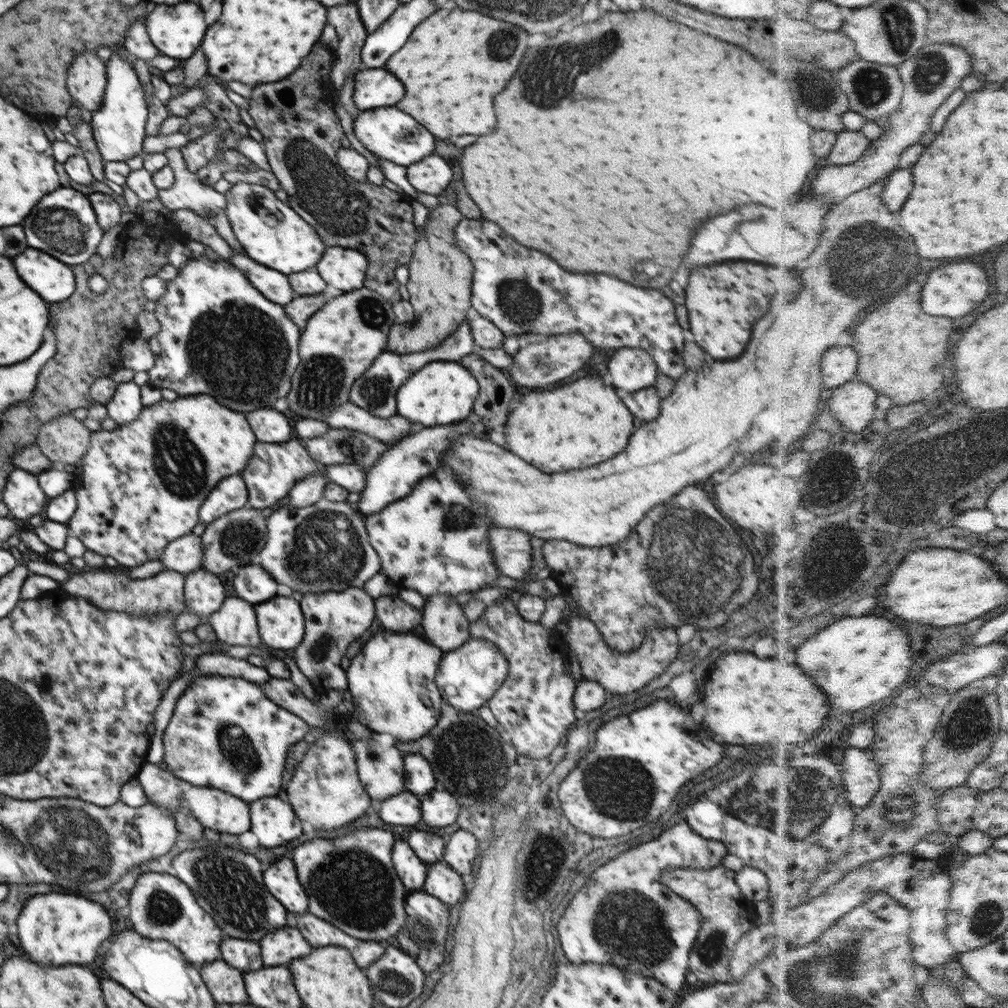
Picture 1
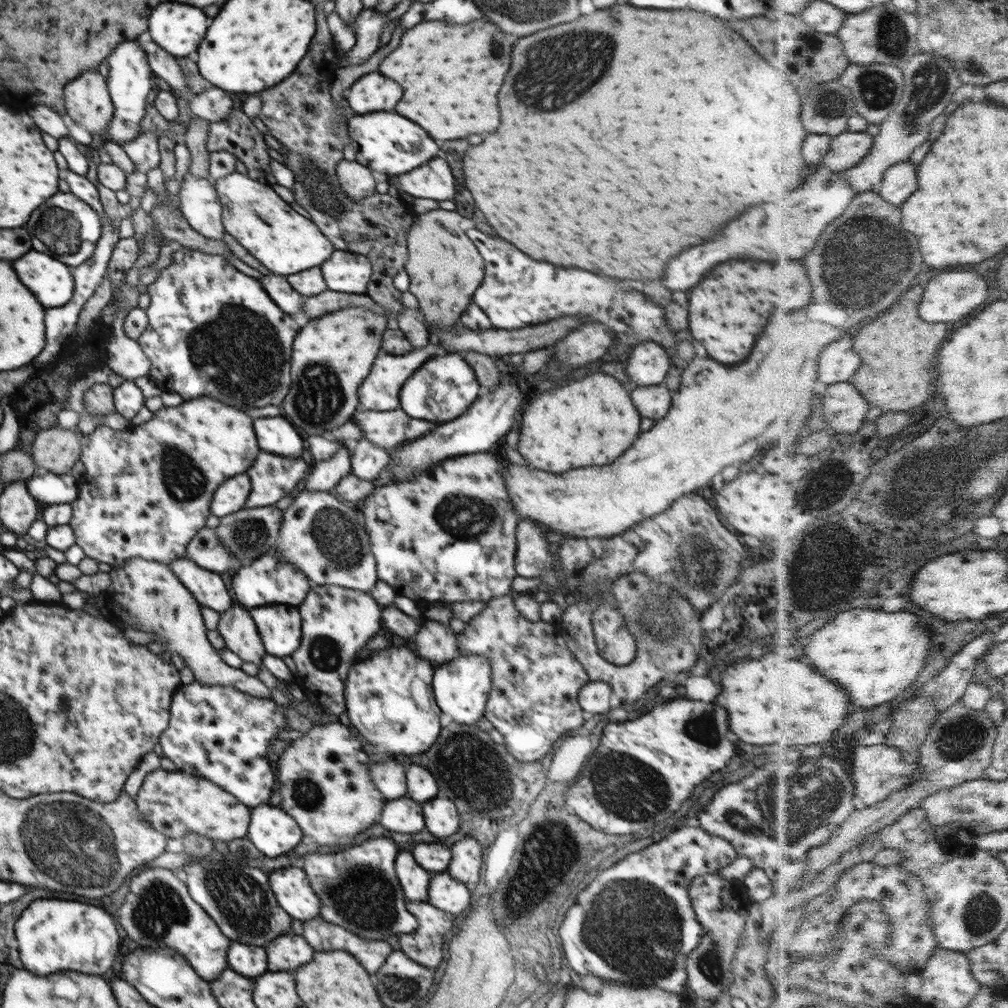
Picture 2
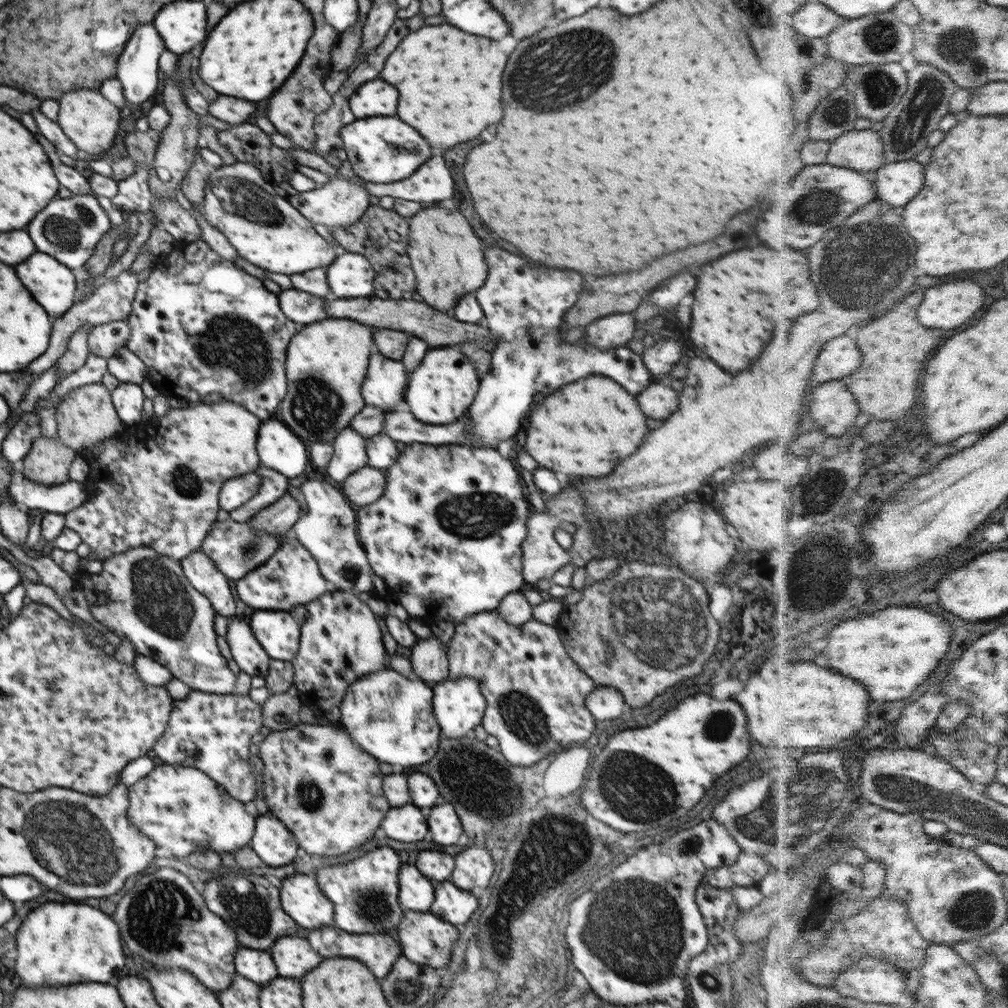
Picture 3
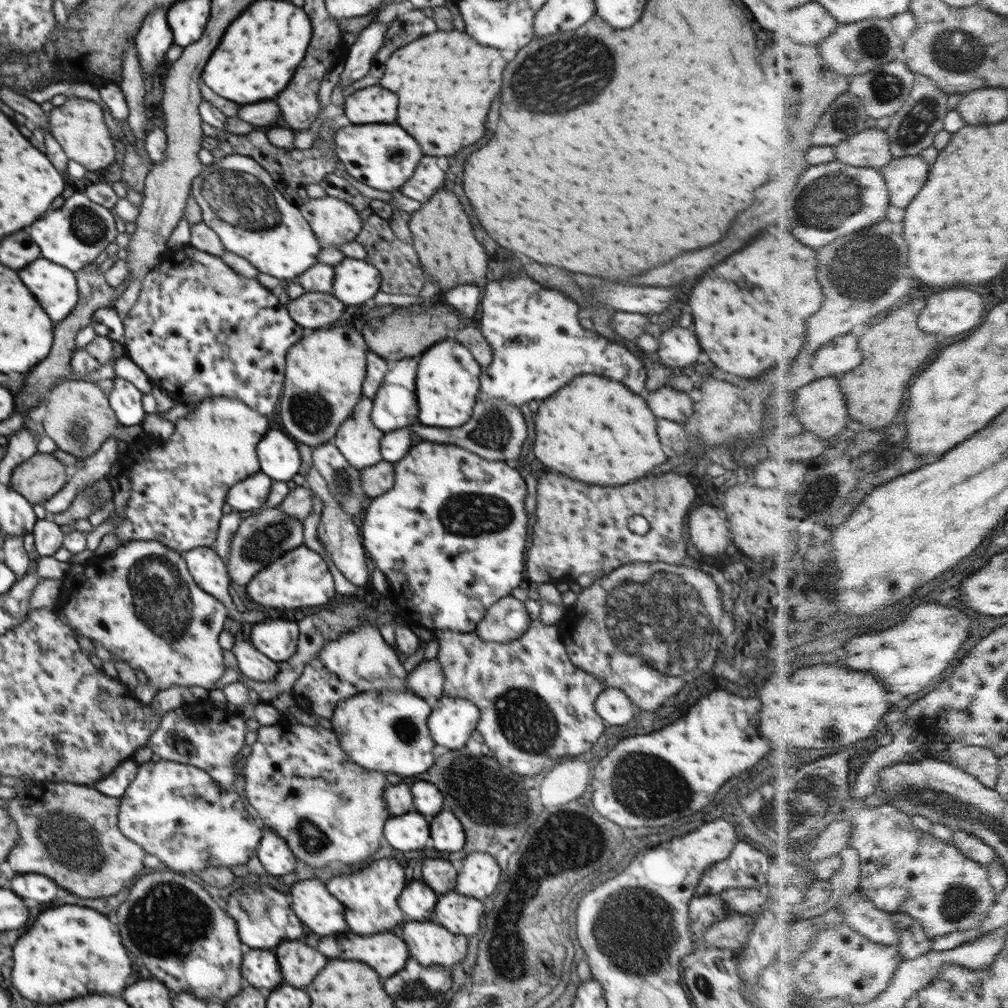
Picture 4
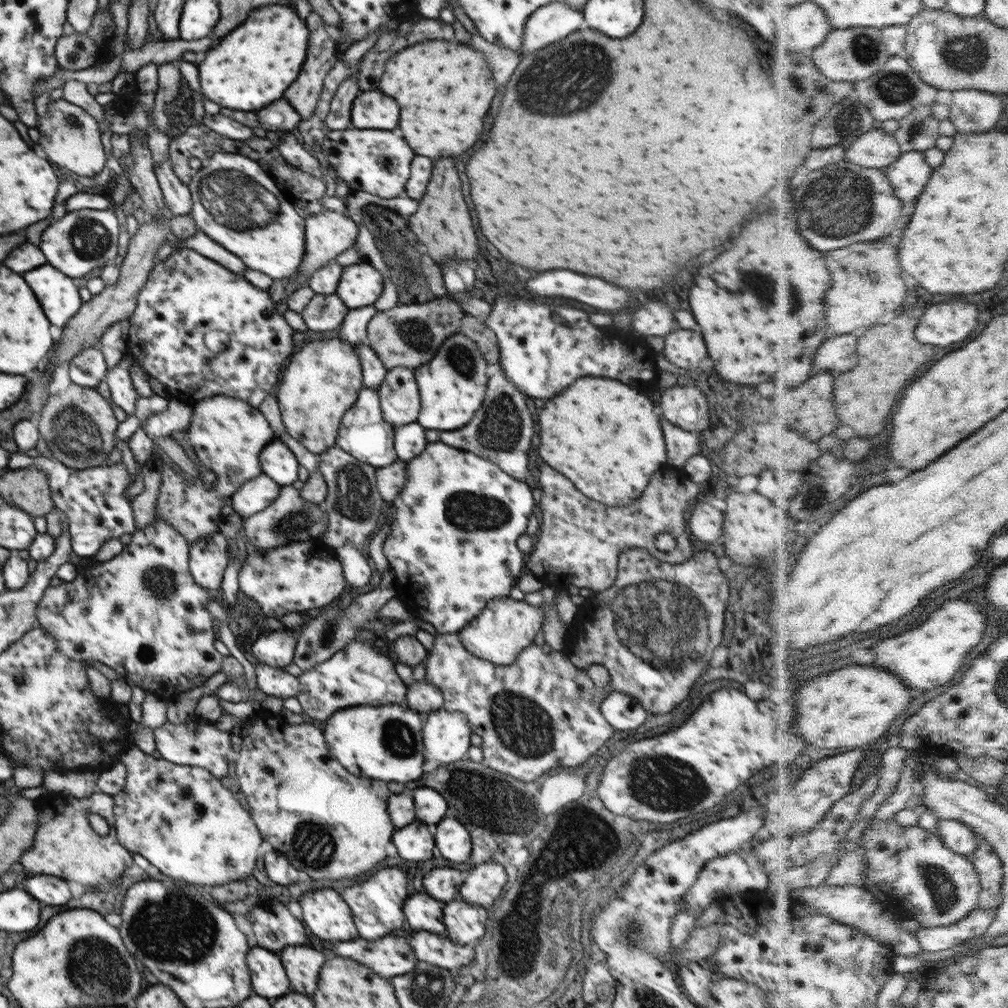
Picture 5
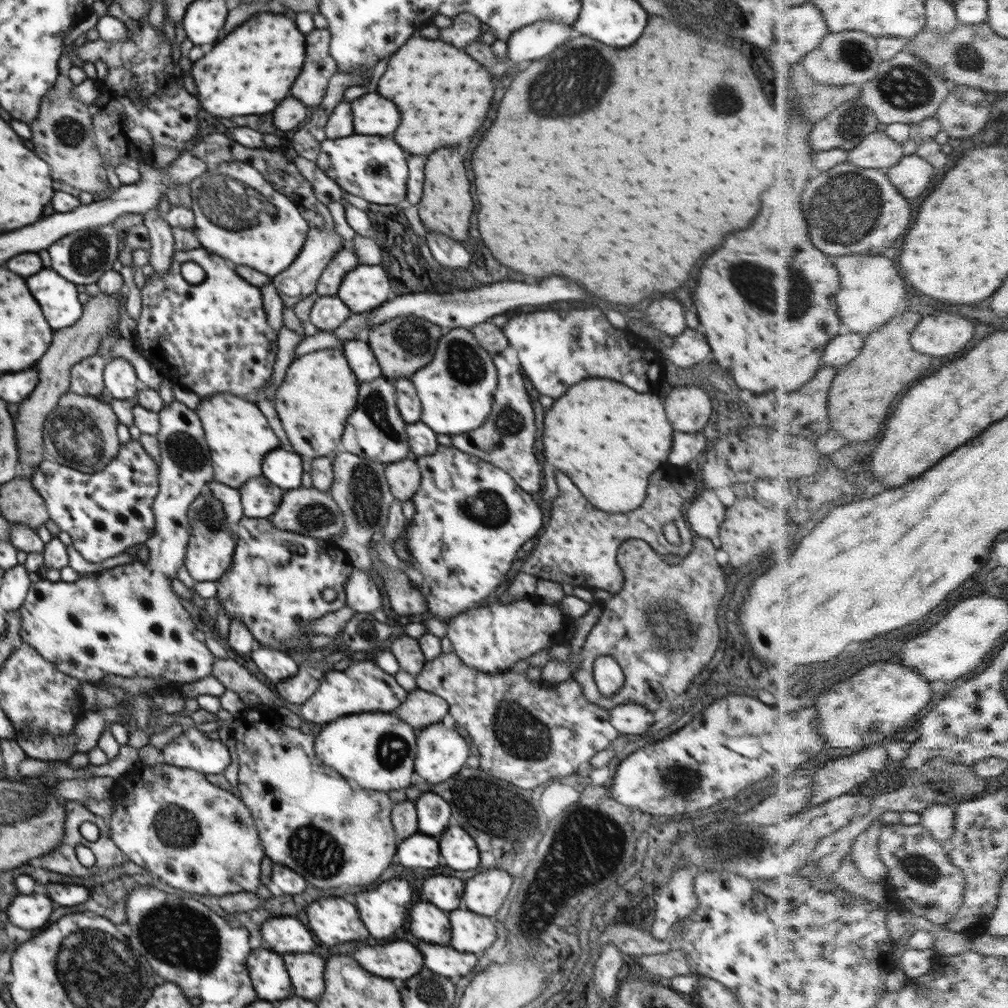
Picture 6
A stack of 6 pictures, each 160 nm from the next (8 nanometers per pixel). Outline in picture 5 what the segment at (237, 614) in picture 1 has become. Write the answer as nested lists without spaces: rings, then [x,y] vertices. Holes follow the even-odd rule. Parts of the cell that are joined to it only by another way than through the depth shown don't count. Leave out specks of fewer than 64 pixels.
[[[255,661],[254,667],[257,685],[266,695],[284,699],[290,698],[290,696],[296,697],[300,692],[301,684],[297,676],[284,671],[284,669],[262,665]]]

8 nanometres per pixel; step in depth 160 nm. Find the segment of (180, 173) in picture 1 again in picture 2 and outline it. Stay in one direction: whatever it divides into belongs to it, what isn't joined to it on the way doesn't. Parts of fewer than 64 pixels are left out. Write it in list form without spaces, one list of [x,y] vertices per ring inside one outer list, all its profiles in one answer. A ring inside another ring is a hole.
[[[186,173],[176,198],[183,218],[198,234],[211,240],[223,238],[222,205],[210,179]]]

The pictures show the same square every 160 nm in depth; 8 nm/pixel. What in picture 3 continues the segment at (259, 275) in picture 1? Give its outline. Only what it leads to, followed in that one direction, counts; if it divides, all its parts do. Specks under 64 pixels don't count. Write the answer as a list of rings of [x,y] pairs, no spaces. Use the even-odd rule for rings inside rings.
[[[284,288],[278,295],[278,300],[284,316],[300,327],[328,317],[325,311],[324,298],[316,298],[309,292]]]

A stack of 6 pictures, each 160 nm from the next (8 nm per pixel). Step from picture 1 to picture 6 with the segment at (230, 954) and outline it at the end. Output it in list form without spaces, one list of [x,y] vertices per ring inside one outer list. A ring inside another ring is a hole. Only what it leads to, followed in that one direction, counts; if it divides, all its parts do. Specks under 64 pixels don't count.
[[[264,948],[252,950],[251,954],[248,958],[248,970],[254,982],[254,990],[258,992],[258,998],[274,1002],[294,996],[282,956],[268,952],[268,949]]]

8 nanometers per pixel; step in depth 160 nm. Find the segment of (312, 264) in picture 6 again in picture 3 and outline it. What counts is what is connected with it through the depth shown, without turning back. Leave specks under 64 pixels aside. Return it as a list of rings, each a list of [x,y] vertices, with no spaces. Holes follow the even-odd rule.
[[[345,172],[329,178],[330,181],[318,189],[289,196],[289,203],[296,210],[301,211],[302,216],[313,224],[324,224],[329,229],[346,228],[360,220],[361,216],[369,208],[370,194],[365,189],[367,180],[360,179],[356,174],[350,176],[349,173]]]

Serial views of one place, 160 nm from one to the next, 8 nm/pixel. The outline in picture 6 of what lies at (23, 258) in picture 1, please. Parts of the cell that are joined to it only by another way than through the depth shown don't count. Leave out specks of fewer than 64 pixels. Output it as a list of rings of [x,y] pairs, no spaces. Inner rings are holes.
[[[46,267],[26,278],[26,282],[54,332],[68,328],[82,316],[83,306],[78,299],[82,288],[68,282],[55,270]]]

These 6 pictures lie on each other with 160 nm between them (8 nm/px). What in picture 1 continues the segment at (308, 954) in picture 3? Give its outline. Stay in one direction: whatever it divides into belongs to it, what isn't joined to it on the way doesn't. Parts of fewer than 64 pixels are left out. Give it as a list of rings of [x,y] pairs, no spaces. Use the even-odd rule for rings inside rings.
[[[282,926],[276,932],[268,932],[262,940],[261,957],[264,967],[284,966],[296,958],[310,954],[310,944],[302,938],[298,928]]]

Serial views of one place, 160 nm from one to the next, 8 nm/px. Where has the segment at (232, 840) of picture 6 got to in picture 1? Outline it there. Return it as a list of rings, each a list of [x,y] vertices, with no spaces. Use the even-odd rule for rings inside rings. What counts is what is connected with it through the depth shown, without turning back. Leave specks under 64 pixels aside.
[[[148,762],[140,766],[136,778],[144,789],[149,802],[154,805],[157,804],[157,806],[161,806],[174,814],[179,808],[187,808],[192,816],[201,821],[203,828],[210,828],[210,830],[225,832],[226,834],[242,834],[242,832],[251,829],[249,803],[244,802],[237,796],[232,796],[217,788],[193,785],[174,776],[170,771],[163,770]]]

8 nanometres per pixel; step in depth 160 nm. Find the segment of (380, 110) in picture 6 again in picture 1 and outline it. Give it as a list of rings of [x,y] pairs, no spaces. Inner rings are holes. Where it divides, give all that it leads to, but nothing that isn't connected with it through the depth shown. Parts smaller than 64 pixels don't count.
[[[368,68],[356,72],[353,101],[358,110],[394,106],[404,96],[404,86],[386,70]]]

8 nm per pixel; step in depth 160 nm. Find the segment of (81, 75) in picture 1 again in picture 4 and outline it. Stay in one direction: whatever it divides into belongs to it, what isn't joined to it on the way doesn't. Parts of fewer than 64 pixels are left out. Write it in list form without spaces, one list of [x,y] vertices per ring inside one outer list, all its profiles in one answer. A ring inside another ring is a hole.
[[[70,97],[60,107],[49,114],[50,133],[62,147],[69,160],[73,160],[85,168],[85,171],[114,171],[114,155],[116,138],[112,138],[108,130],[103,110],[97,102],[89,99]]]

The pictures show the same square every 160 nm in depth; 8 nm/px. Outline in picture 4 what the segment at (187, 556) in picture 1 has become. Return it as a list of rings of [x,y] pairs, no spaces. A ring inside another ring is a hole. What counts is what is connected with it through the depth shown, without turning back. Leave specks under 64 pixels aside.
[[[276,505],[241,520],[235,535],[231,538],[229,558],[224,562],[230,578],[240,585],[247,585],[259,570],[302,545],[304,524],[296,517],[287,515],[279,505]]]

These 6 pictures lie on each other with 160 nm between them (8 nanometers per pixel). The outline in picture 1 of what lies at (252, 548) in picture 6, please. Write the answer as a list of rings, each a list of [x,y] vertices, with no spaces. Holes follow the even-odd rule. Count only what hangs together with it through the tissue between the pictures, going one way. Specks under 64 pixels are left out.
[[[255,561],[235,569],[232,584],[236,597],[249,604],[264,603],[278,595],[278,581]]]

